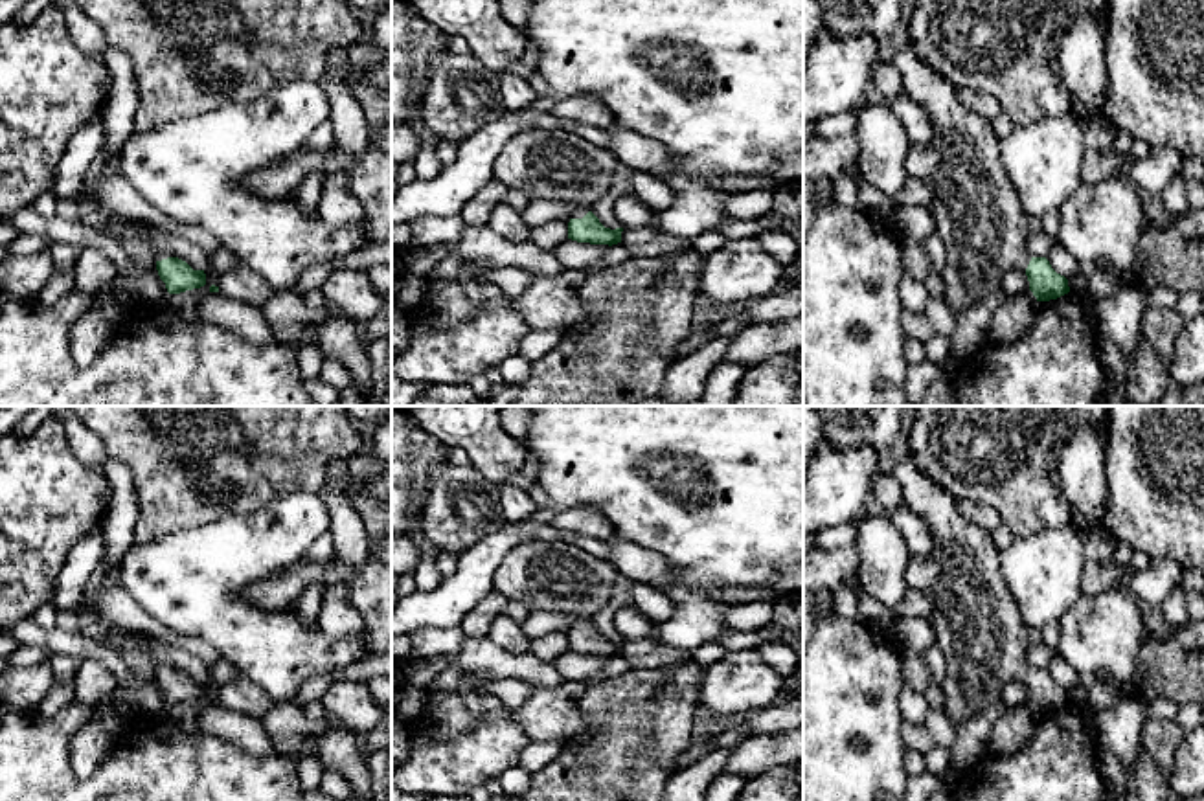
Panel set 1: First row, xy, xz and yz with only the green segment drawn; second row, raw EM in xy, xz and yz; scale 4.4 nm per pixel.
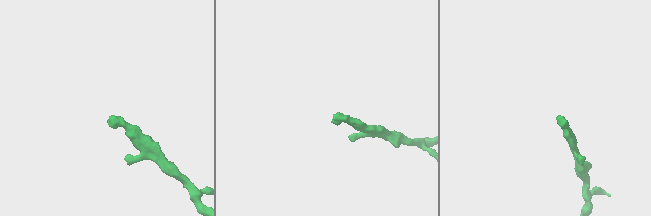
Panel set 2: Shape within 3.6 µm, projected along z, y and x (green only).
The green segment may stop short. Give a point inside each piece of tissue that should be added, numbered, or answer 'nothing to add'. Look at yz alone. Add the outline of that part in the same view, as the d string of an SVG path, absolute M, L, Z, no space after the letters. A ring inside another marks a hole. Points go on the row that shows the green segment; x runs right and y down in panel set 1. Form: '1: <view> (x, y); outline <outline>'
1: yz (978, 215); outline M910 42L890 57L904 81L904 94L921 105L932 119L932 140L926 145L910 147L906 173L917 176L932 191L930 209L936 219L936 231L947 250L947 263L941 272L943 301L958 316L969 305L1000 290L1007 270L1028 268L1033 257L1028 250L1028 217L1002 165L1000 140L993 121L967 110L958 99L958 88L930 70Z

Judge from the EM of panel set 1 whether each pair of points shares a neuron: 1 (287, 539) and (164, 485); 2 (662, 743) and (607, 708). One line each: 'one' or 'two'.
1: two
2: one

